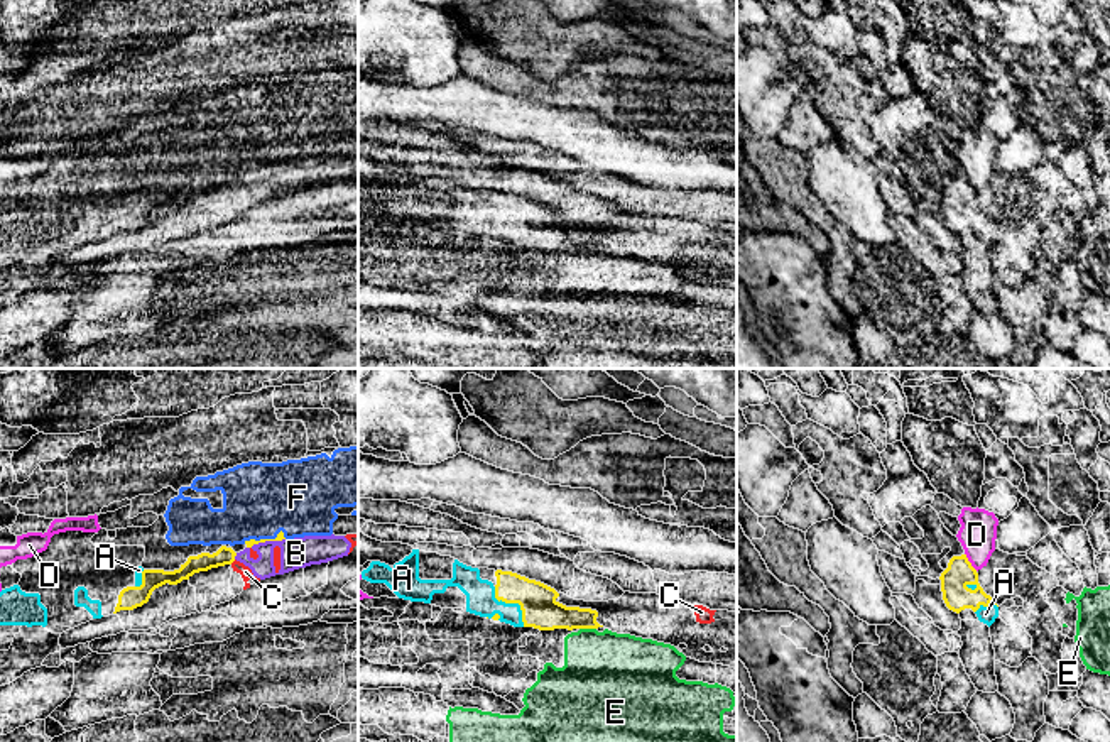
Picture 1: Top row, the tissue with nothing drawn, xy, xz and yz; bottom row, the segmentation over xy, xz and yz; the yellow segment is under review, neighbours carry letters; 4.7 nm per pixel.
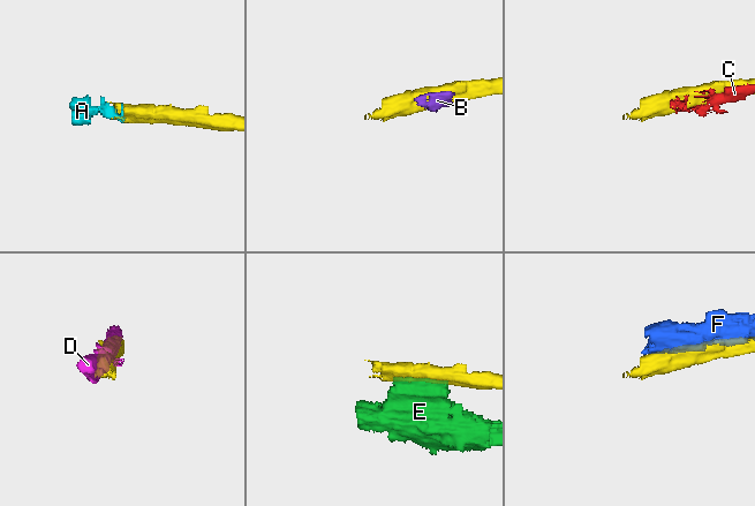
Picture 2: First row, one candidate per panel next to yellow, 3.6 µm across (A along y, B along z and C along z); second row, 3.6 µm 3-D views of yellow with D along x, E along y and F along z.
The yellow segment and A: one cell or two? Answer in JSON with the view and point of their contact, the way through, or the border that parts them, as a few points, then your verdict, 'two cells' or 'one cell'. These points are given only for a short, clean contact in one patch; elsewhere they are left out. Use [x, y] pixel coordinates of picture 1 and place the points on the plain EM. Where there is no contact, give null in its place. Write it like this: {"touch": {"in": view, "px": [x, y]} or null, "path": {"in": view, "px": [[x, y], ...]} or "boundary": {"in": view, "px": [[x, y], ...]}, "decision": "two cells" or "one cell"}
{"touch": {"in": "xz", "px": [512, 223]}, "decision": "one cell"}

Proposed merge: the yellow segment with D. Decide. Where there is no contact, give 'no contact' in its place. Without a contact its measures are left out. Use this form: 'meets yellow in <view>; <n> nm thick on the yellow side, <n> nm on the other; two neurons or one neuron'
meets yellow in yz; 140 nm thick on the yellow side, 180 nm on the other; two neurons

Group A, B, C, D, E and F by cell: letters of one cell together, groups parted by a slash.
A / B / C / D / E / F

